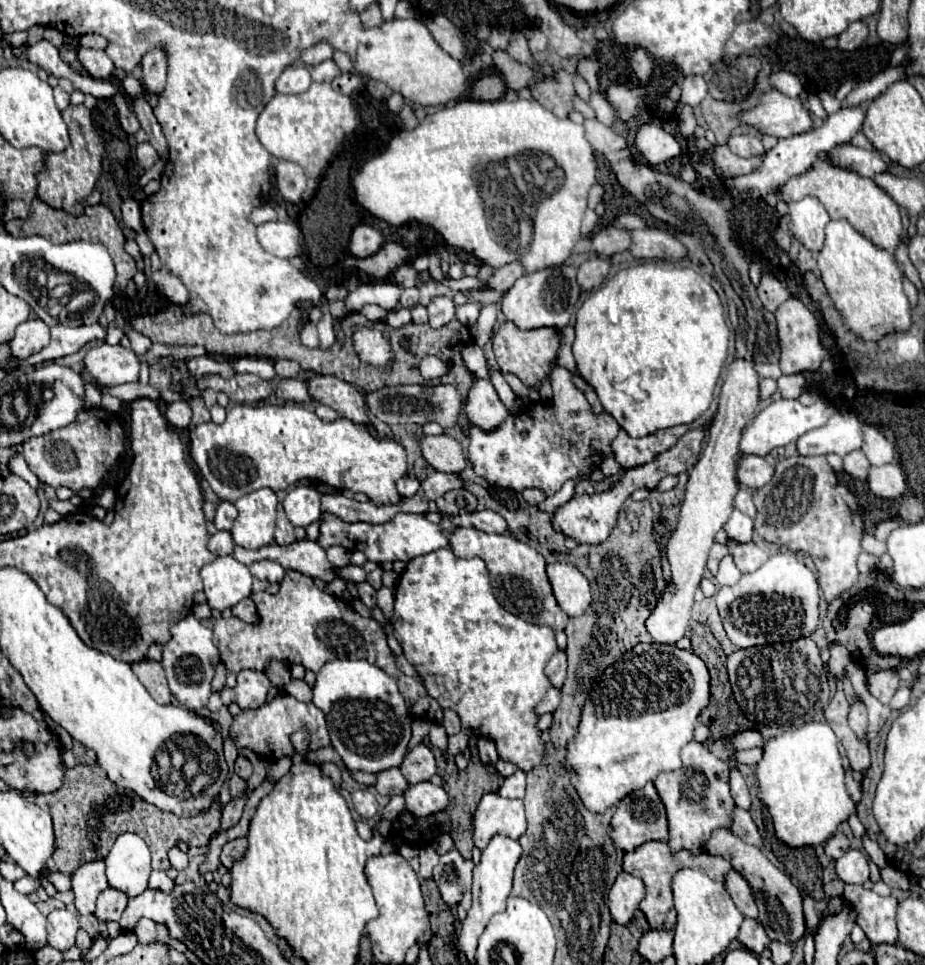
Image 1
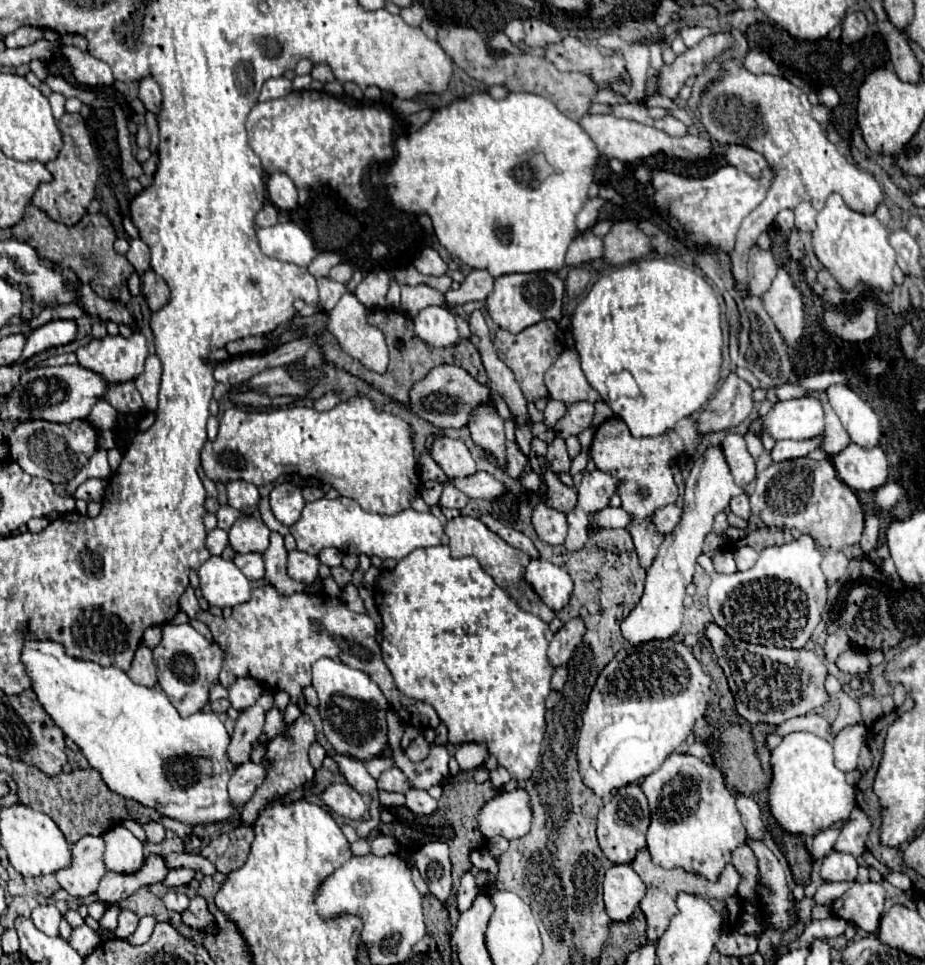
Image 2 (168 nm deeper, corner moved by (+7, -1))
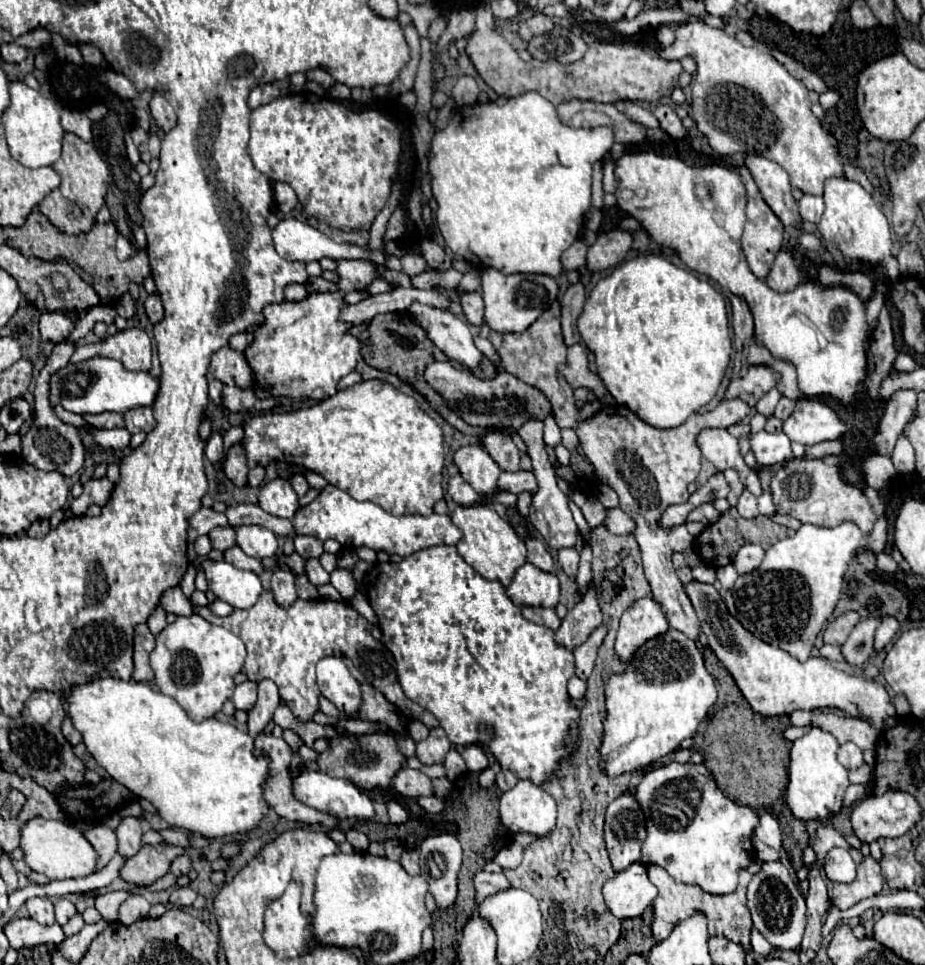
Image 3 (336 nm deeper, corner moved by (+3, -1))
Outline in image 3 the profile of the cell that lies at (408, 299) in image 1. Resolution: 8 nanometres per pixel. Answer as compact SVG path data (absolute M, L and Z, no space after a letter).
M287 218L281 220L275 228L273 228L273 244L275 250L281 258L285 260L299 260L299 262L313 262L313 260L321 260L321 258L333 258L333 260L353 260L353 259L370 259L378 265L384 266L386 259L383 253L378 250L372 251L357 246L349 246L349 244L335 244L333 240L329 240L325 234L321 234L319 230L311 228L309 224L303 224L295 218Z

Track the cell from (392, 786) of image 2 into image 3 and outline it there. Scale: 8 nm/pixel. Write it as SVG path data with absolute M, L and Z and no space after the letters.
M403 766L395 778L393 778L393 788L409 798L419 798L419 796L433 796L433 786L431 786L431 778L425 776L419 770L411 770L407 766Z

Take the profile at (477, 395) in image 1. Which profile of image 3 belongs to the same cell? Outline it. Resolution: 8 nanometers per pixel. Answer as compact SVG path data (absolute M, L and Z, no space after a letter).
M493 430L493 434L483 436L483 448L499 464L501 470L519 470L519 450L513 444L511 436L497 434L497 430Z

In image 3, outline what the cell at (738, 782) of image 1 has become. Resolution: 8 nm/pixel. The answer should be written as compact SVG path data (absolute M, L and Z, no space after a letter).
M763 812L759 814L759 824L753 830L753 848L759 860L767 862L767 860L777 860L779 858L779 850L781 850L781 830L777 820Z

